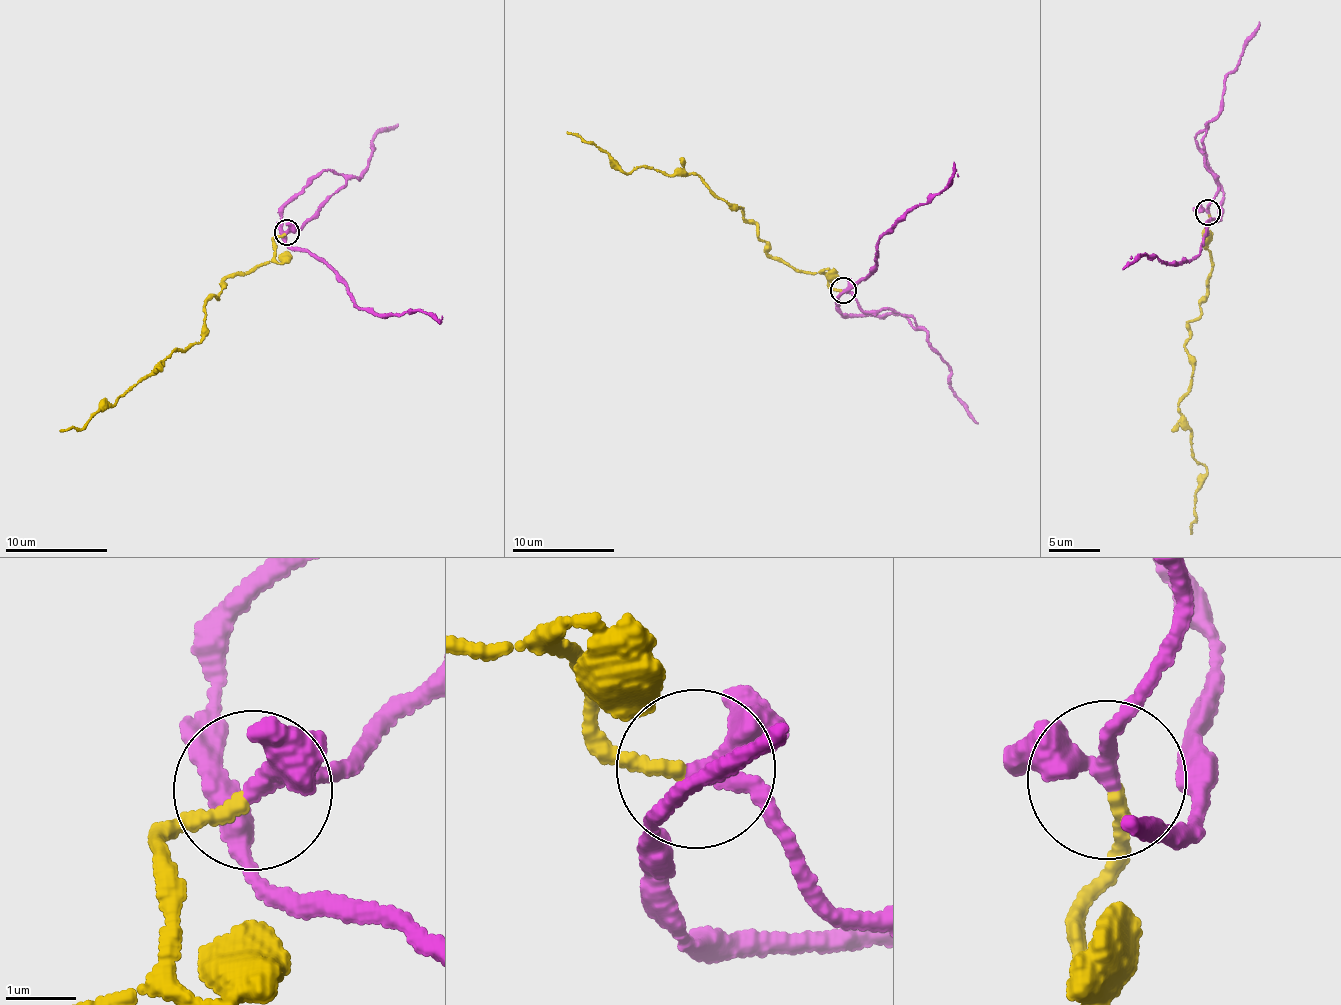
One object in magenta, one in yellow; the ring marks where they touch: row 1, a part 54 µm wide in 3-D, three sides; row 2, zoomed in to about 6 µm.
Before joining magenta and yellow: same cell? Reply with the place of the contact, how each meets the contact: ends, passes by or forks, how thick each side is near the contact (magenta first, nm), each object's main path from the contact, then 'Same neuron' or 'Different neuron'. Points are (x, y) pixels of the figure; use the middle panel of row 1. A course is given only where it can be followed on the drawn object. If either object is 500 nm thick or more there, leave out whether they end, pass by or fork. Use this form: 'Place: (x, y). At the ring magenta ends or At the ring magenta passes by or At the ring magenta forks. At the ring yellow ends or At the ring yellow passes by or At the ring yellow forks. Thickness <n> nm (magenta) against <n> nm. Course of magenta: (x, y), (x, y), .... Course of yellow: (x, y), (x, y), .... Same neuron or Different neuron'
Place: (843, 290). At the ring magenta forks. At the ring yellow ends. Thickness 220 nm (magenta) against 190 nm. Course of magenta: (844, 291), (916, 328), (900, 314), (844, 317), (835, 299), (869, 273), (884, 233), (949, 184), (953, 161). Course of yellow: (841, 291), (818, 273), (794, 271), (767, 253), (741, 206), (723, 201), (697, 175), (625, 171), (567, 133). Same neuron

